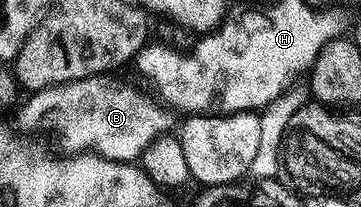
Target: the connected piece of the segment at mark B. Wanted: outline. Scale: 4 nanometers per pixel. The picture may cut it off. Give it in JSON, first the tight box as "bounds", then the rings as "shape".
{"bounds":[17,75,171,162],"shape":[[[102,75],[85,77],[30,93],[27,101],[17,106],[17,132],[51,133],[62,155],[95,153],[109,161],[137,162],[144,147],[171,128],[171,114],[153,96],[145,97],[138,89],[106,80],[110,79]]]}

